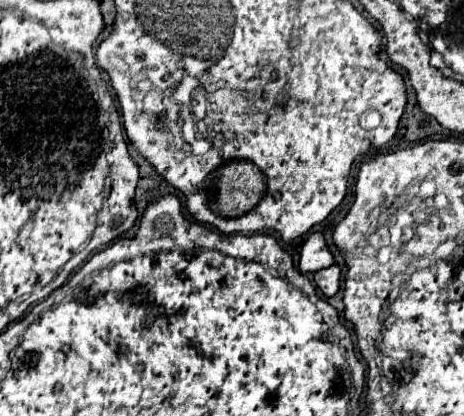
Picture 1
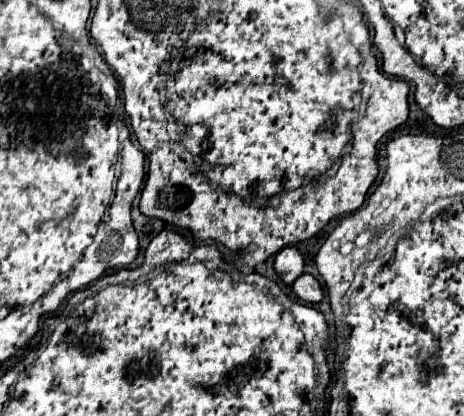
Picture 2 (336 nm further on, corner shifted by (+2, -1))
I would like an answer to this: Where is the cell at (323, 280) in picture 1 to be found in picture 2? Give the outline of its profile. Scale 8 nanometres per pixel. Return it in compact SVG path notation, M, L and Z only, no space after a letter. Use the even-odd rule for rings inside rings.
M308 273L300 275L300 277L292 283L292 293L294 293L300 301L304 301L304 303L318 303L318 301L322 301L322 297L324 297L324 291L322 291L320 283L318 283L312 275L308 275Z

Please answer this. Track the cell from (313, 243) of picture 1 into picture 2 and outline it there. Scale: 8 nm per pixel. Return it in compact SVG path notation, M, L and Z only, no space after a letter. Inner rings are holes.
M284 247L282 251L278 251L274 259L274 271L278 273L282 283L292 285L292 281L298 275L302 275L302 269L304 269L304 259L296 247Z

